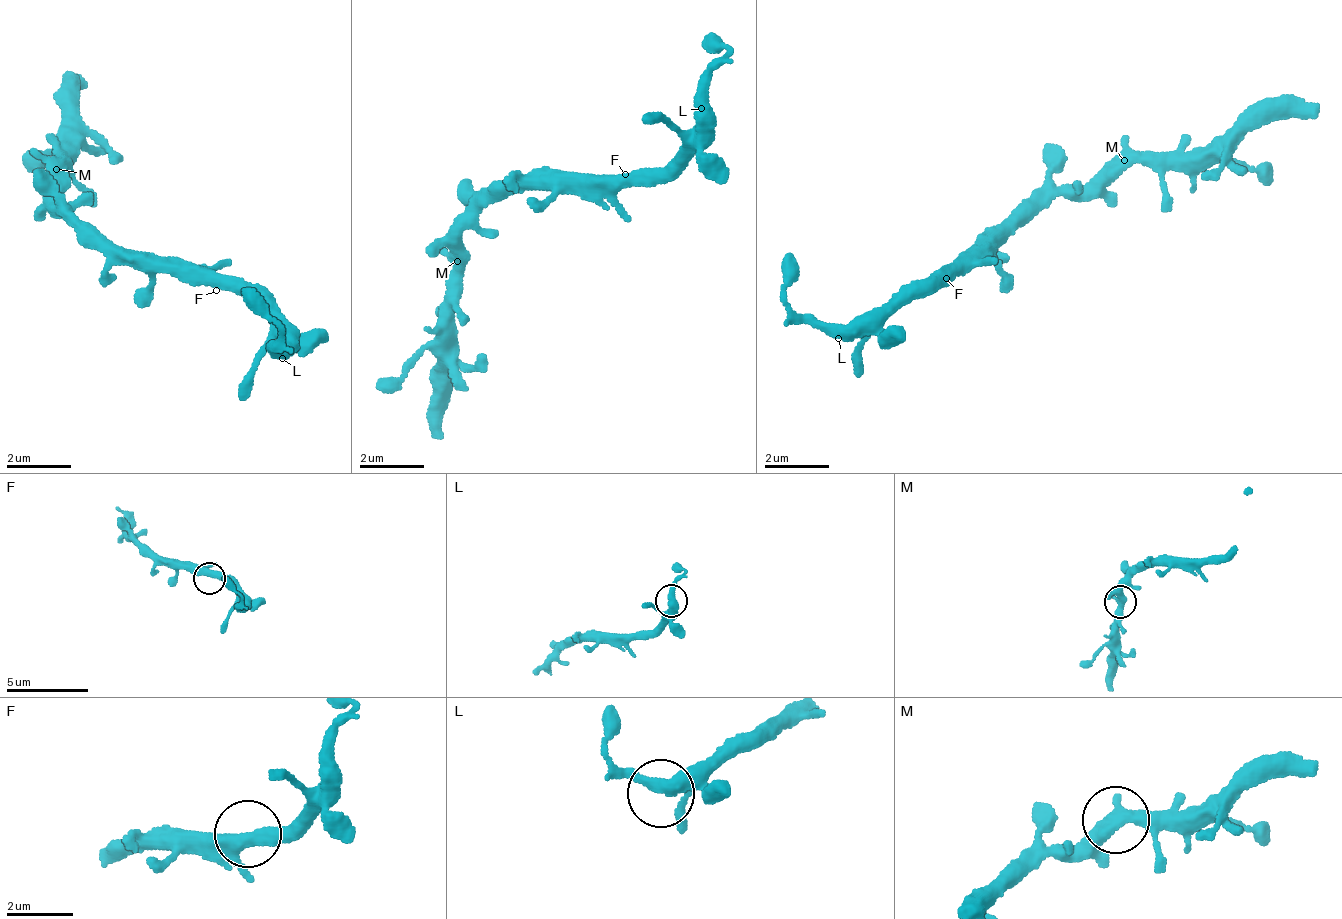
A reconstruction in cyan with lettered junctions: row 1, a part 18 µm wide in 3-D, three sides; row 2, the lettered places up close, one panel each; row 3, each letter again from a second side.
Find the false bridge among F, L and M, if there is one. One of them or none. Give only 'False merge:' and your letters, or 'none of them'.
False merge: none of them

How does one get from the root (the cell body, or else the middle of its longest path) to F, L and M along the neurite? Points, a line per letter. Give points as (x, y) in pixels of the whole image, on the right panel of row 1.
F: (1004, 238), (980, 250), (946, 278)
L: (1004, 238), (946, 275), (926, 277), (884, 312), (877, 312), (856, 330), (848, 329), (838, 338)
M: (1004, 238), (1056, 197), (1076, 195), (1086, 186), (1094, 187), (1122, 161)

